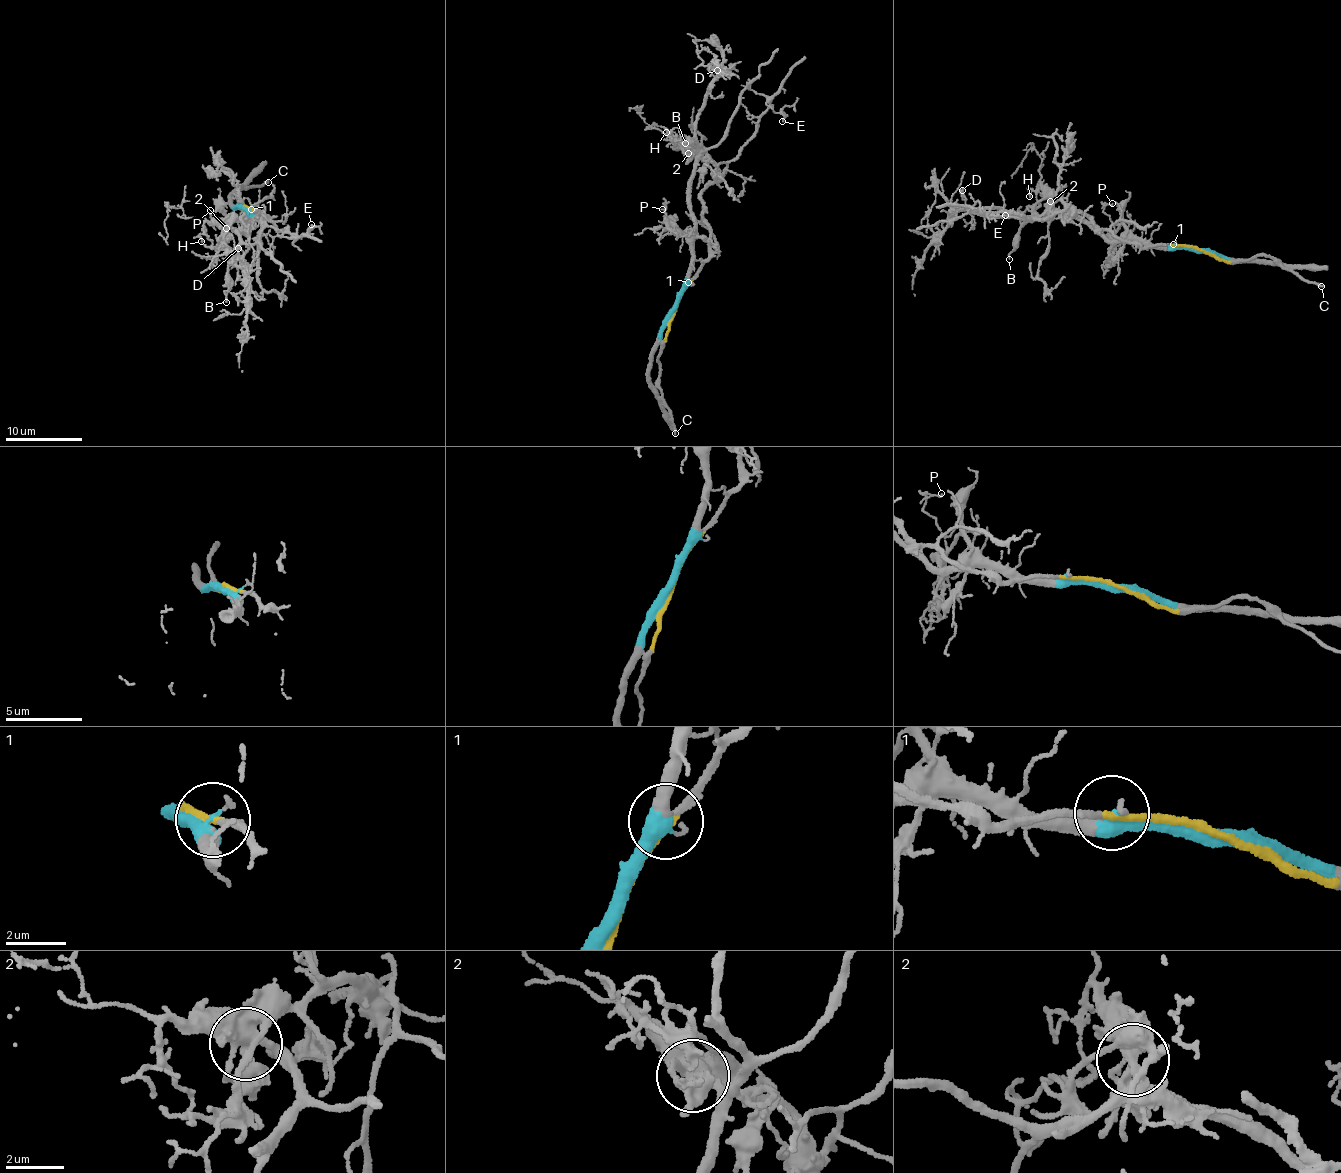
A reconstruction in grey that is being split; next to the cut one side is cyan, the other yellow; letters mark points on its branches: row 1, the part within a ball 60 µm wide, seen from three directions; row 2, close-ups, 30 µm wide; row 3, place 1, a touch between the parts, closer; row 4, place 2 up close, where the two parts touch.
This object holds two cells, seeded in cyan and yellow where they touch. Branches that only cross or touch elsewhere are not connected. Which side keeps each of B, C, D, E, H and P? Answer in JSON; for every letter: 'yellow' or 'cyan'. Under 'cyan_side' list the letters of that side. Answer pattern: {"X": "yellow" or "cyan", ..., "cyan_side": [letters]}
{"B": "cyan", "C": "yellow", "D": "cyan", "E": "yellow", "H": "cyan", "P": "cyan", "cyan_side": ["B", "D", "H", "P"]}

